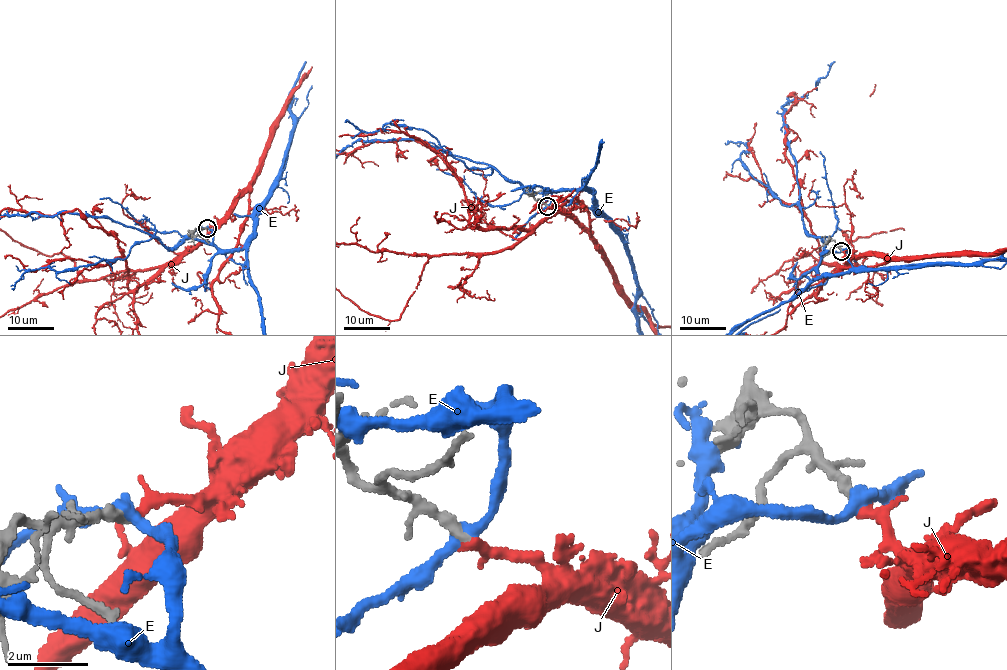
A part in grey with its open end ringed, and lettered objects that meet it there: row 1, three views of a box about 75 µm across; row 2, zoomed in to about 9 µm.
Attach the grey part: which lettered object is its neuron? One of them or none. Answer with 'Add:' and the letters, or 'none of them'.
Add: J

